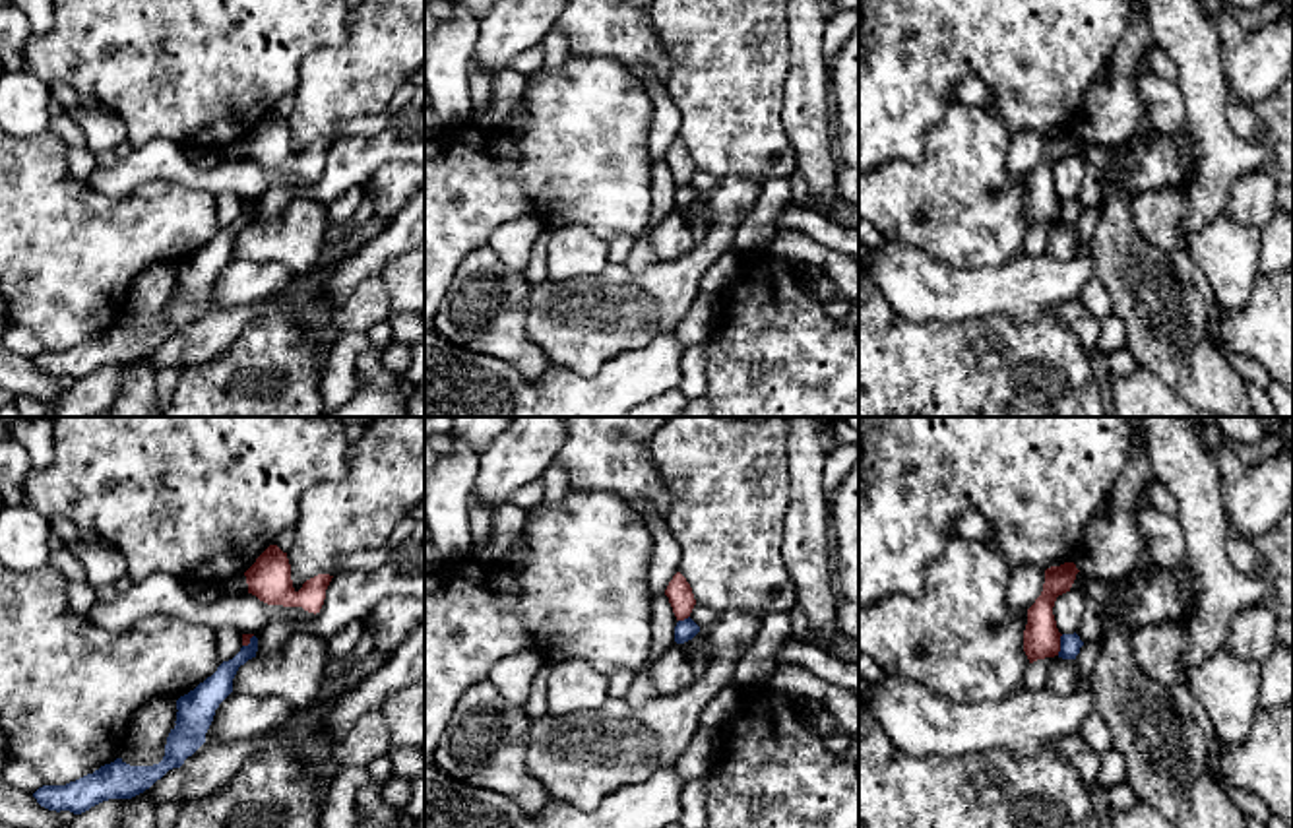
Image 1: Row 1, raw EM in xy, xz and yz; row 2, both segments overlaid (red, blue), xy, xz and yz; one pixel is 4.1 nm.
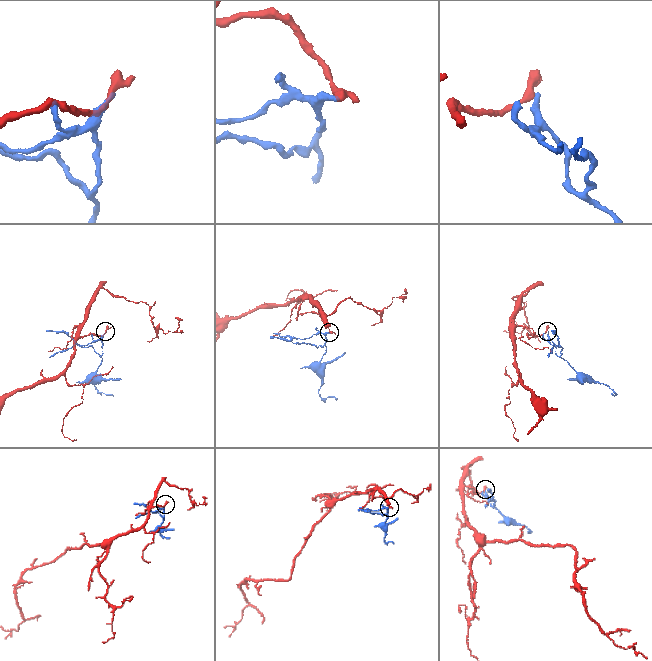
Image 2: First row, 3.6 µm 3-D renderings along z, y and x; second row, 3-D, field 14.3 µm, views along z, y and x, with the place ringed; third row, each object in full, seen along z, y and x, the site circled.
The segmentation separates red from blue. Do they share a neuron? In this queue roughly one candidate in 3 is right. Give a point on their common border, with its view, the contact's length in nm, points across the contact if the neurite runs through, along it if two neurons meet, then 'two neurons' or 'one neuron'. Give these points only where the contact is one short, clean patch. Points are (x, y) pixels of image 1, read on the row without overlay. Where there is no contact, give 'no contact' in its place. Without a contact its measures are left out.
contact yz (1059, 210); length 90 nm; border yz (1063, 200), (1057, 220); two neurons

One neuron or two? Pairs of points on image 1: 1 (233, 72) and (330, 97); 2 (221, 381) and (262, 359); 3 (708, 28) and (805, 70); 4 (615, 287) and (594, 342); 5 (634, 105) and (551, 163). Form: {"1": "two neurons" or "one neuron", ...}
{"1": "two neurons", "2": "one neuron", "3": "two neurons", "4": "one neuron", "5": "one neuron"}

